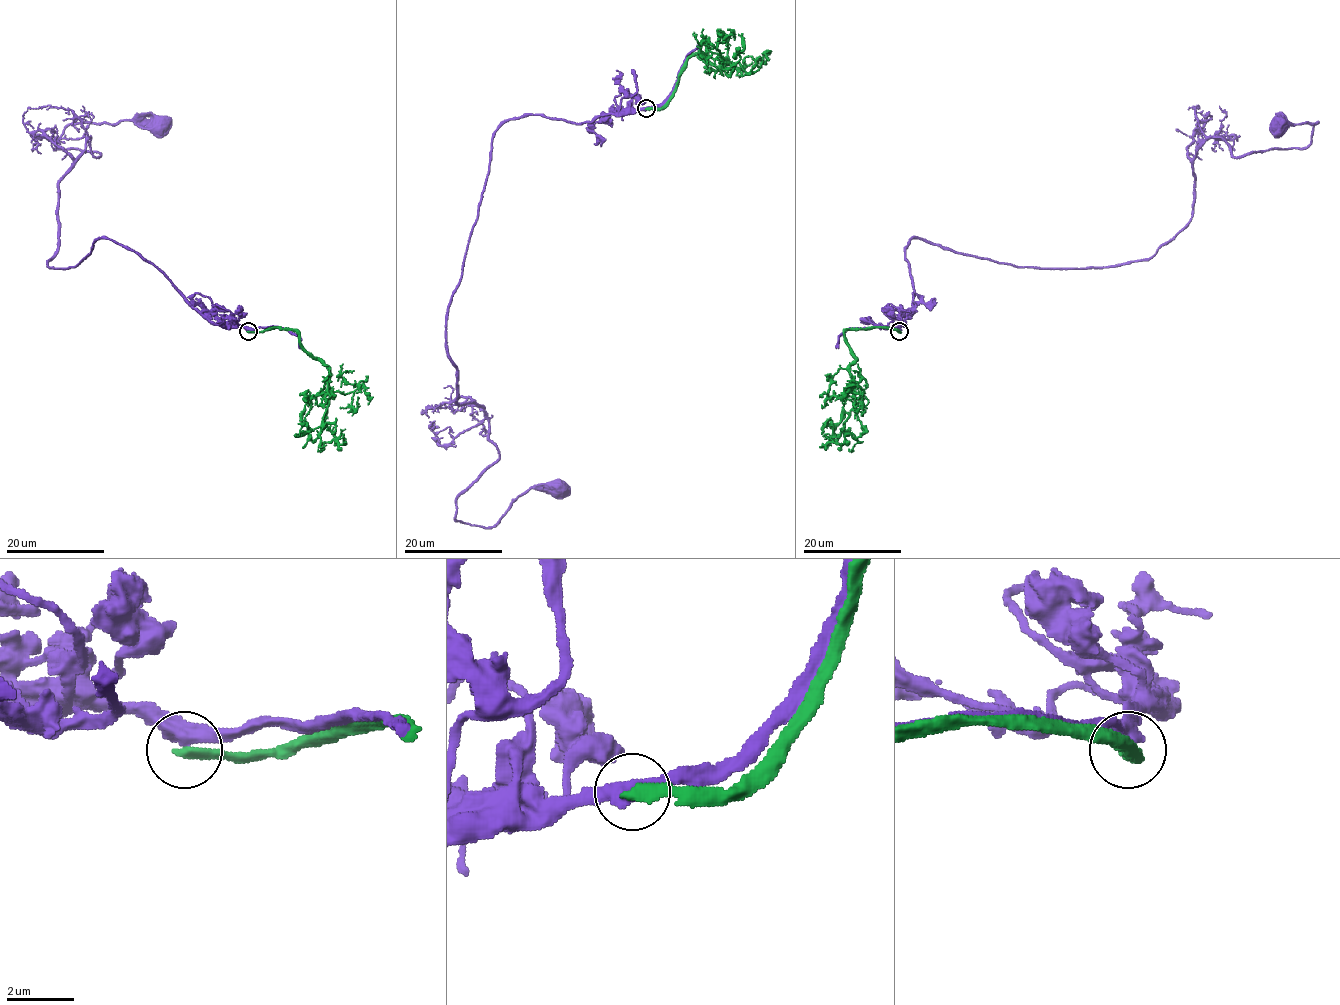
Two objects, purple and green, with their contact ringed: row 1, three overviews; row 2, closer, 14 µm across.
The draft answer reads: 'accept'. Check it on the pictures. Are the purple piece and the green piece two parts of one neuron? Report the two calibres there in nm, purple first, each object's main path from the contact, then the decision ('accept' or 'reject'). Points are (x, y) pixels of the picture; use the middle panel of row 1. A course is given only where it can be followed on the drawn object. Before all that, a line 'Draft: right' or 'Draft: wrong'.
Draft: wrong
400/320 nm | purple via (646, 108), (504, 121), (448, 308), (455, 401), (484, 409), (498, 455), (455, 519), (492, 527), (558, 488) | green via (646, 108), (666, 103), (695, 54), (716, 65), (727, 59), (728, 75), (743, 33) | reject

